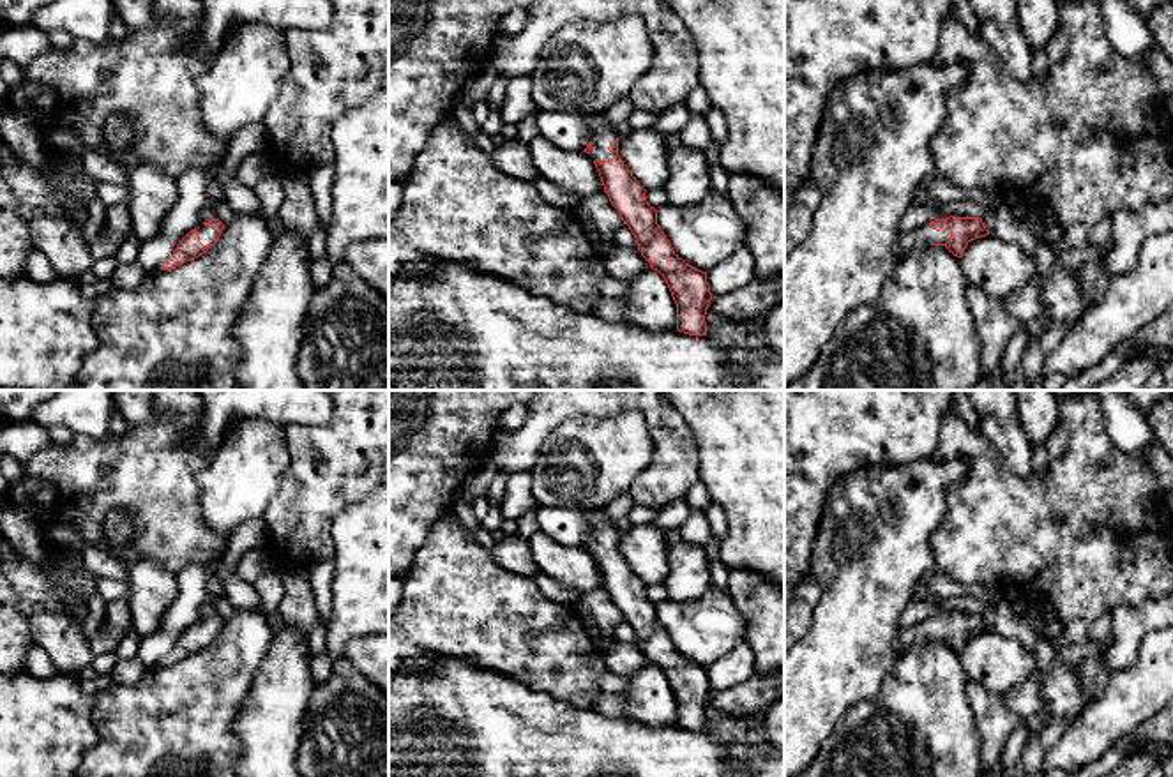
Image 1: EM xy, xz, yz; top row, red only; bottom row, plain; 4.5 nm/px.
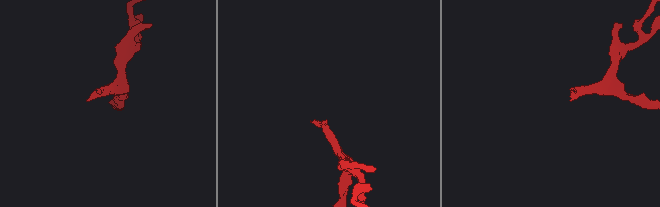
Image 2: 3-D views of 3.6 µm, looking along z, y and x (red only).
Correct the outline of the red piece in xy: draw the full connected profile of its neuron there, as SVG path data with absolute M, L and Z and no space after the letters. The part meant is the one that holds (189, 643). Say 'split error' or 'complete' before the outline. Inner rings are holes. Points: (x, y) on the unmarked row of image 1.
split error | M219 615L200 620L191 625L177 641L173 650L161 660L159 666L171 666L178 660L207 648L221 632L224 620Z

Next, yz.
split error | M980 613L935 615L924 623L917 623L901 634L903 646L920 645L926 641L945 641L954 652L961 653L968 637L986 632Z

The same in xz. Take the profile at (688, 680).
split error | M602 510L594 512L594 533L583 546L594 556L604 588L632 627L638 646L657 666L677 699L677 726L689 731L707 729L705 710L712 696L707 668L678 653L657 620L657 607L648 600L645 585L618 551L617 524Z

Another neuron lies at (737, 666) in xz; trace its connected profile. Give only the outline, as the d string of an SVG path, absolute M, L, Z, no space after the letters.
M740 643L723 659L707 668L707 678L712 692L728 690L738 683L747 682L754 675L754 653Z

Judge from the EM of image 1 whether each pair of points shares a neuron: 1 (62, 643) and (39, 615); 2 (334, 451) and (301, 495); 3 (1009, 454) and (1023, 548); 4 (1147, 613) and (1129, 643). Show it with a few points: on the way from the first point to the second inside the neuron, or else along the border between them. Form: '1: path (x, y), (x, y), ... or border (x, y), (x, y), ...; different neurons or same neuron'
1: path (60, 636), (46, 622); same neuron
2: path (334, 461), (311, 484); same neuron
3: border (986, 437), (1011, 470), (1023, 475), (1032, 472); different neurons
4: path (1140, 620), (1129, 631), (1129, 636); same neuron

